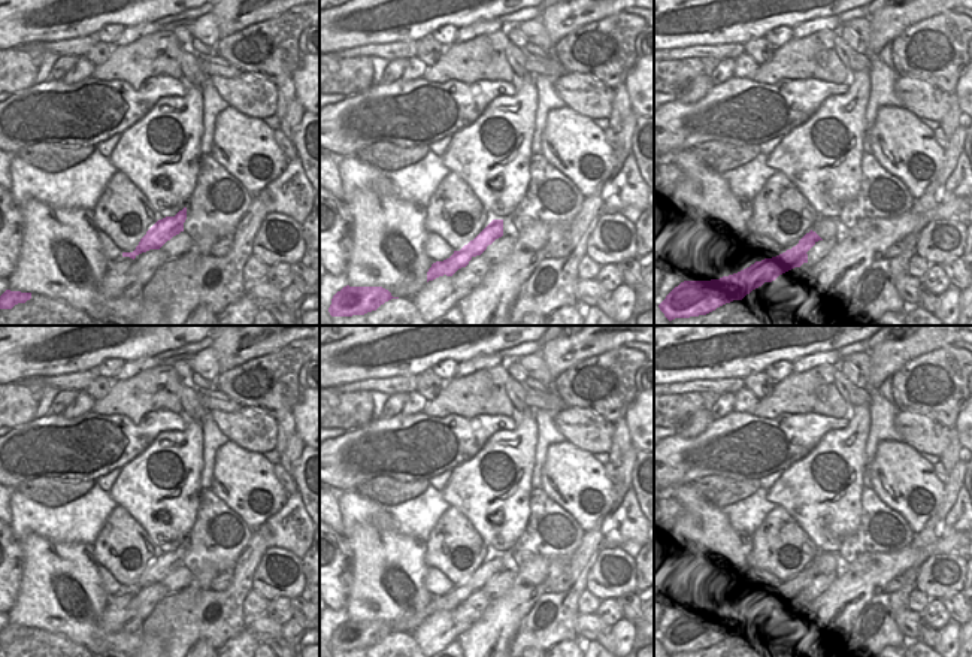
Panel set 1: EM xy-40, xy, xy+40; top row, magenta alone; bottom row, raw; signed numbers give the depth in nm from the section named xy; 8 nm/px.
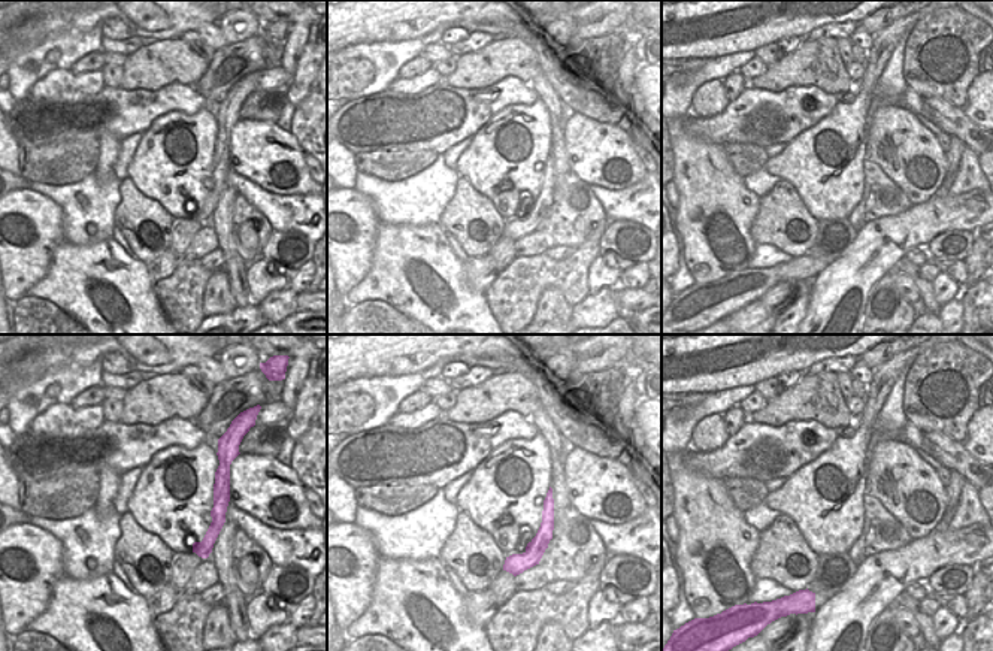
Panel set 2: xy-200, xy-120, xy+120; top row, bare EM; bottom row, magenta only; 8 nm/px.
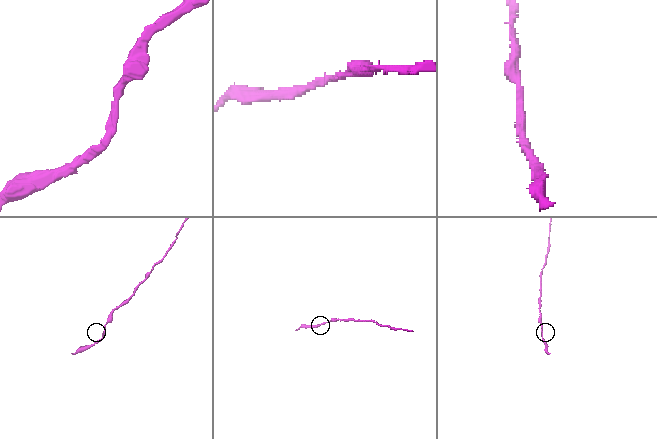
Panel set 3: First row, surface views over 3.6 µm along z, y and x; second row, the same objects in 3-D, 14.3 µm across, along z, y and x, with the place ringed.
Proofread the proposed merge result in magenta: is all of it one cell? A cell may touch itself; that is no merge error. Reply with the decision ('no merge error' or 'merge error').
no merge error

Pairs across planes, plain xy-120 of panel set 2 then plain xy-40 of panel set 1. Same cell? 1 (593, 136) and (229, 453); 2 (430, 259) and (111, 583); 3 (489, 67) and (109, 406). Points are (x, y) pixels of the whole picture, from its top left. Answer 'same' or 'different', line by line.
1: same
2: different
3: same

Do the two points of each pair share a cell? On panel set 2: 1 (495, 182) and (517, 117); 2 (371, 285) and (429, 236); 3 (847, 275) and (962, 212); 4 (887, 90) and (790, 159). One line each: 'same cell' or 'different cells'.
1: same cell
2: same cell
3: same cell
4: different cells

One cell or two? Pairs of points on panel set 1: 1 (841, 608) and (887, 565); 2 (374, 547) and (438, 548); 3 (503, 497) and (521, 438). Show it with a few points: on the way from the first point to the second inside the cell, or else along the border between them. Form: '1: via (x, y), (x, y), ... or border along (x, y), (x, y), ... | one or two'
1: via (853, 596), (875, 574) | one
2: border along (424, 542), (424, 562), (429, 566) | two
3: via (517, 483), (518, 453) | one

